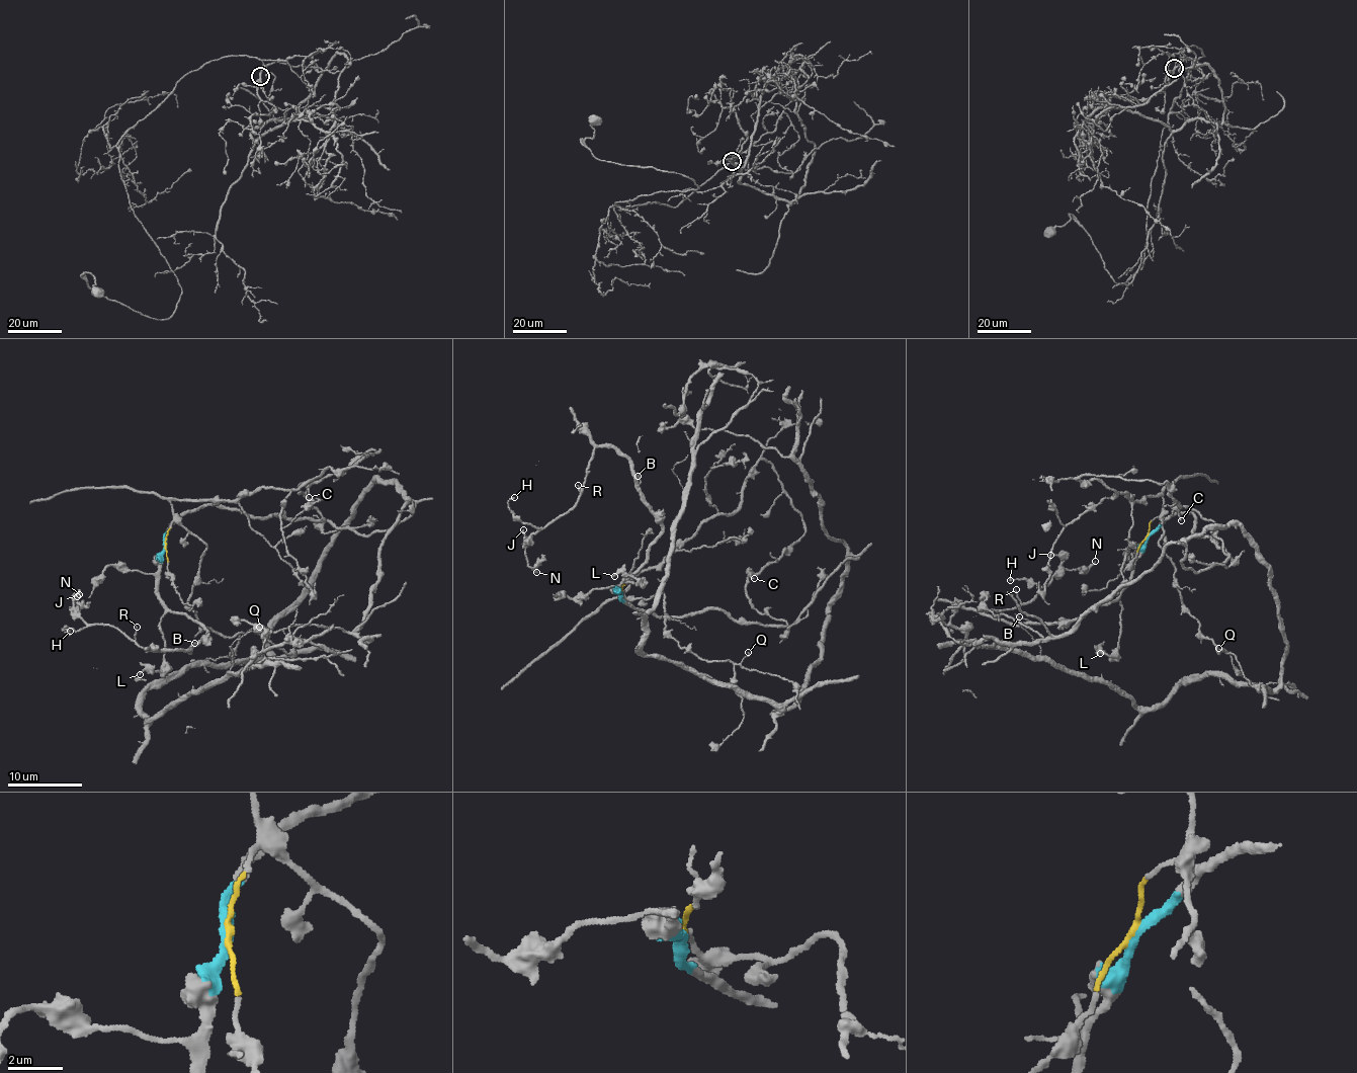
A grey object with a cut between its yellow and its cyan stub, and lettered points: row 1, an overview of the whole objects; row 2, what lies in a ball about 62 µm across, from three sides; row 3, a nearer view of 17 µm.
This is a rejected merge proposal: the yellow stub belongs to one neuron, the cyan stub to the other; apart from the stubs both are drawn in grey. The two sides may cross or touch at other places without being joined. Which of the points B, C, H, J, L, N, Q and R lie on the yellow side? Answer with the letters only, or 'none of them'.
C, Q

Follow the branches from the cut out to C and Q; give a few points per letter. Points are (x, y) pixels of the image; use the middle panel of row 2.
C: (619, 591), (624, 599), (641, 573), (717, 513), (734, 511), (765, 459), (804, 531), (755, 578)
Q: (619, 591), (653, 598), (662, 593), (669, 615), (666, 632), (692, 653), (738, 664), (748, 651)

